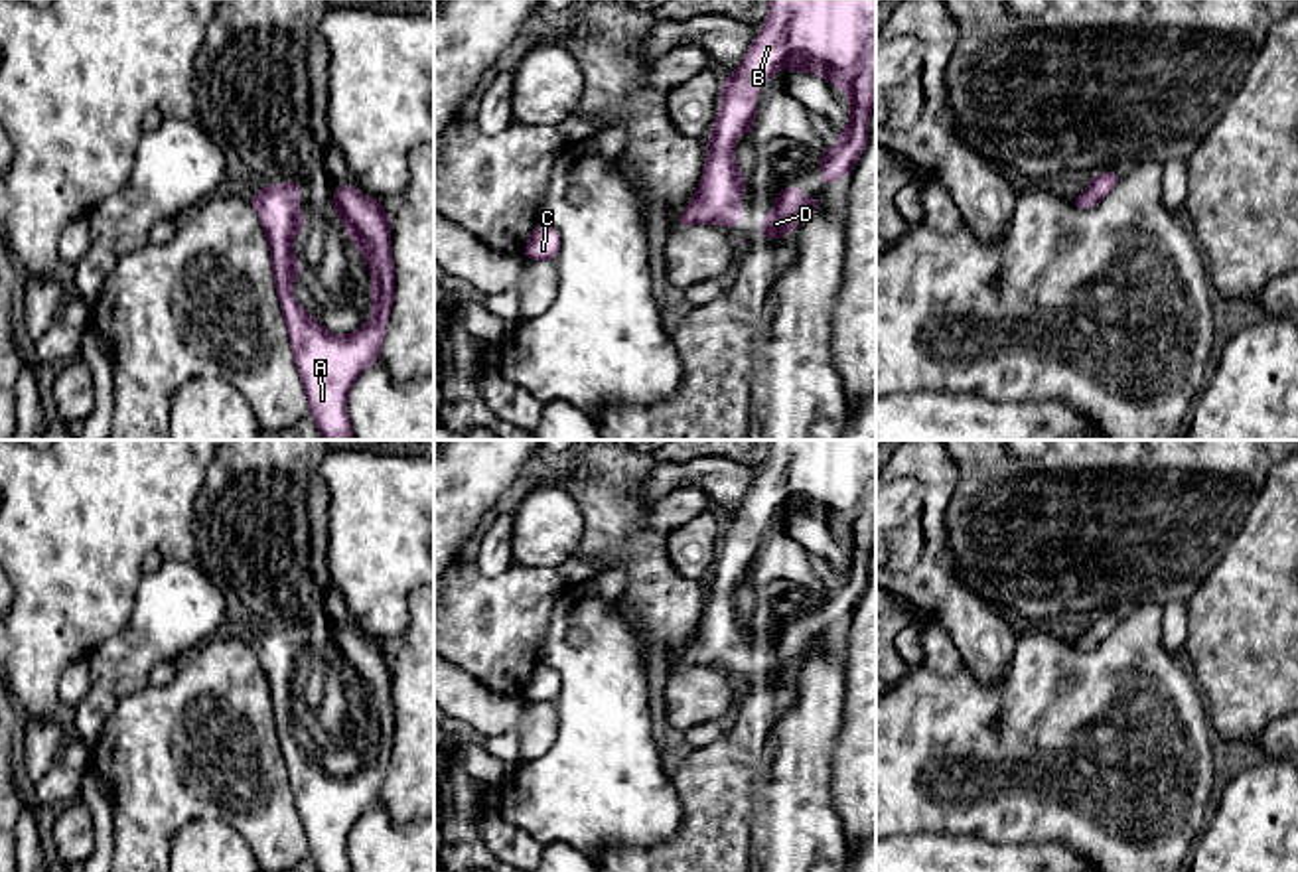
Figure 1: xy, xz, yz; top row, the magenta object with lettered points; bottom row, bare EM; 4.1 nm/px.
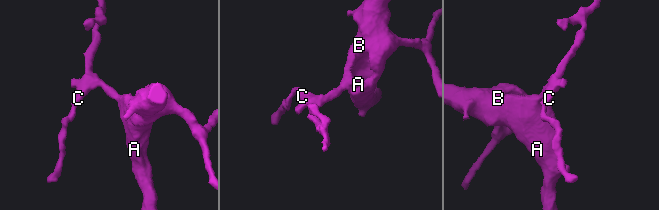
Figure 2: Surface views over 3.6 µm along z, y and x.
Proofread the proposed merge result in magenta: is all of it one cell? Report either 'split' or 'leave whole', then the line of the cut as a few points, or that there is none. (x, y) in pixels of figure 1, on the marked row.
leave whole; cut none

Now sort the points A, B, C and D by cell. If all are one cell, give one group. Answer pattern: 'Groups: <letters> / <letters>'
Groups: A B C D

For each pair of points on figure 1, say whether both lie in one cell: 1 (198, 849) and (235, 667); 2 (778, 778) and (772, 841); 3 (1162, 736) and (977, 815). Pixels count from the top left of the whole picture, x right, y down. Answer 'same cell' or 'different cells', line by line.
1: different cells
2: same cell
3: same cell

